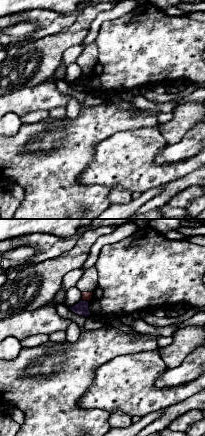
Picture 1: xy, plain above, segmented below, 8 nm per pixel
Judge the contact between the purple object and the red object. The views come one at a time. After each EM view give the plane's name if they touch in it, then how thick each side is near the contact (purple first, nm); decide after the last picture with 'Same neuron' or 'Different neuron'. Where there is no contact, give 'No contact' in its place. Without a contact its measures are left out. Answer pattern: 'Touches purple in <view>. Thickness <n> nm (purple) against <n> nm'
Touches purple in xy. Thickness 110 nm (purple) against 80 nm

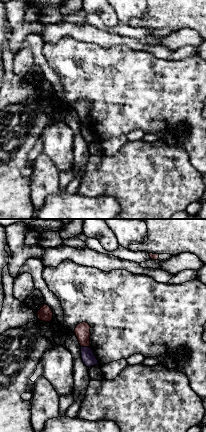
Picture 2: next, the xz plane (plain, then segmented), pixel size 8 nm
Touches purple in xz. Thickness 110 nm (purple) against 130 nm

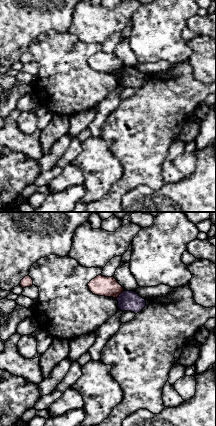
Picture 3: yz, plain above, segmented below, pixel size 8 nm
Touches purple in yz. Thickness 160 nm (purple) against 160 nm

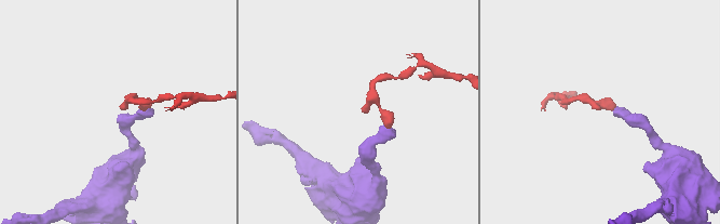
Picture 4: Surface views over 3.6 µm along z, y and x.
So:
Different neuron

